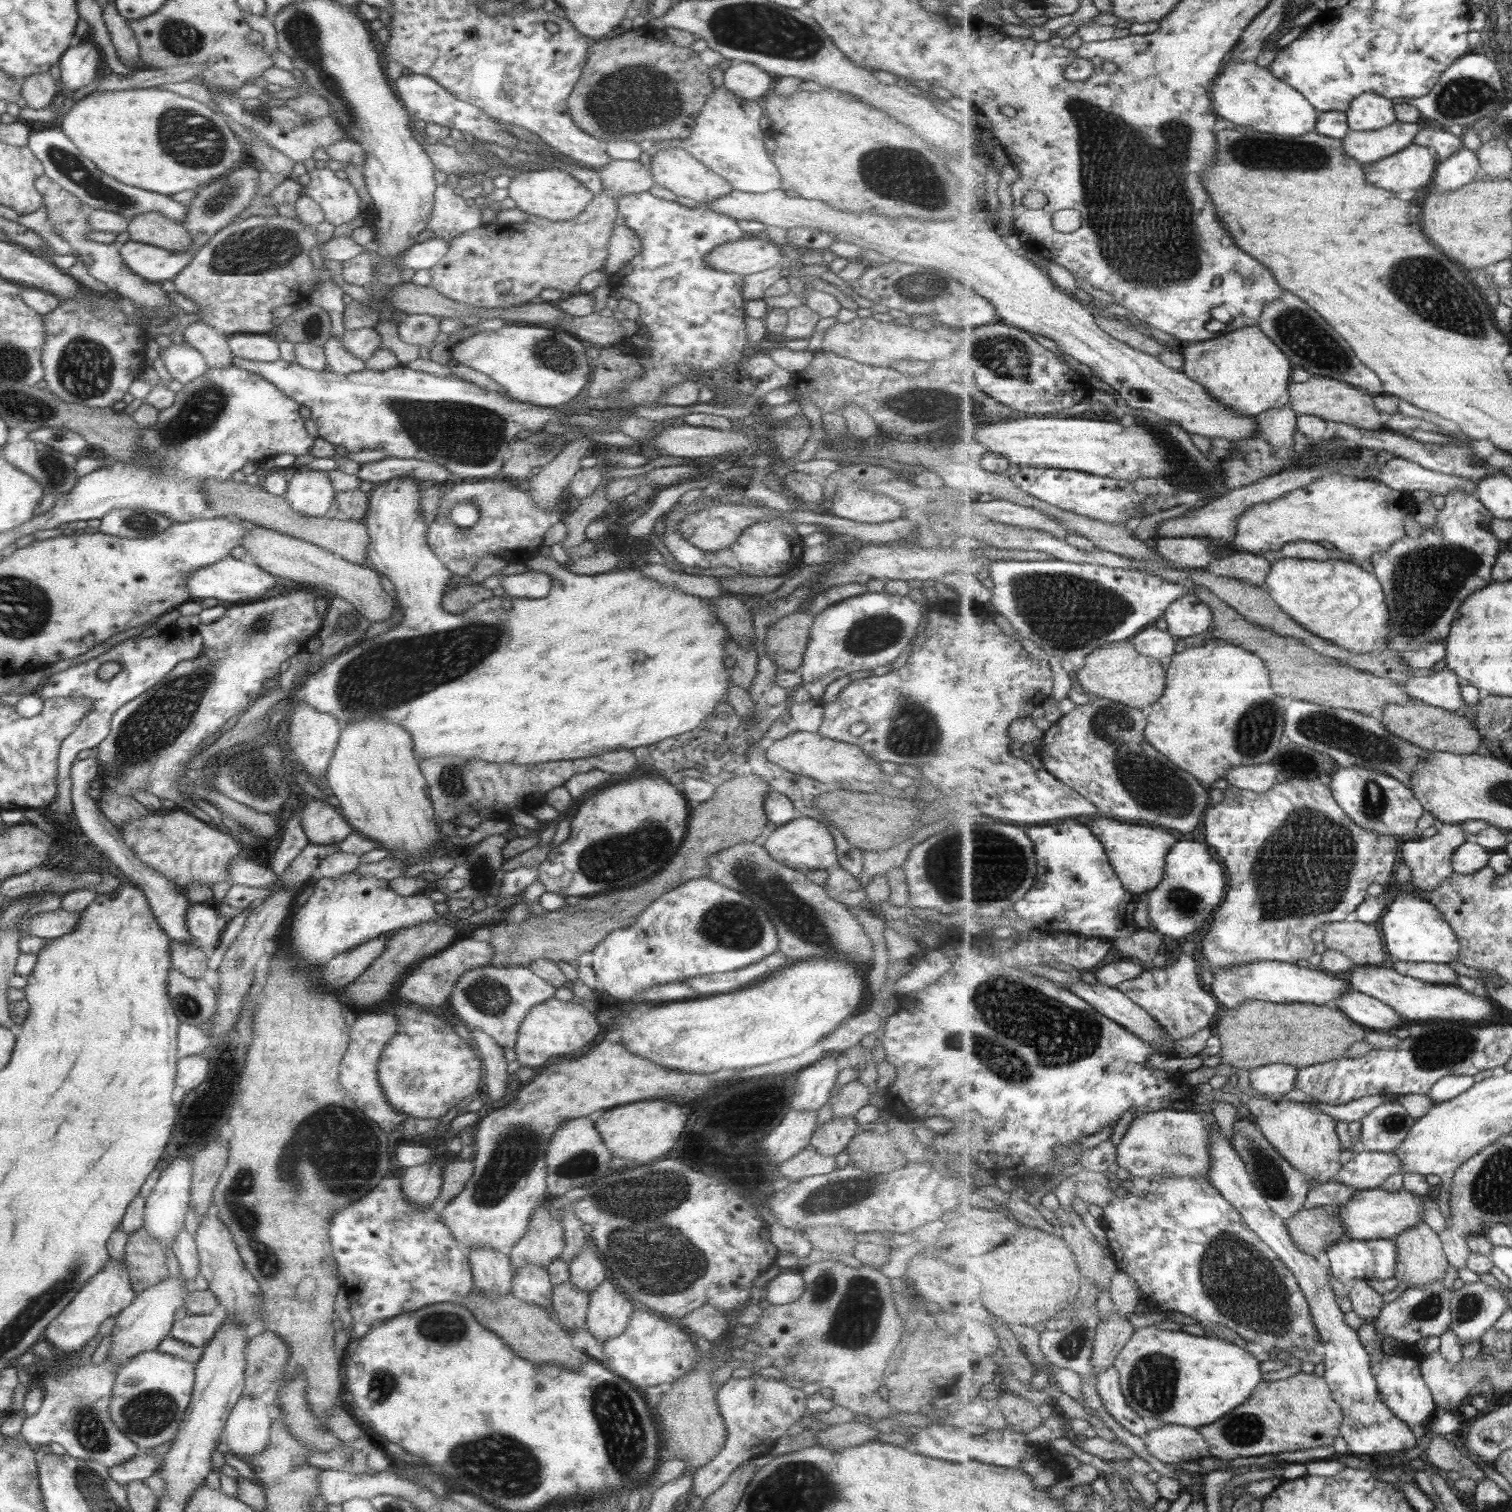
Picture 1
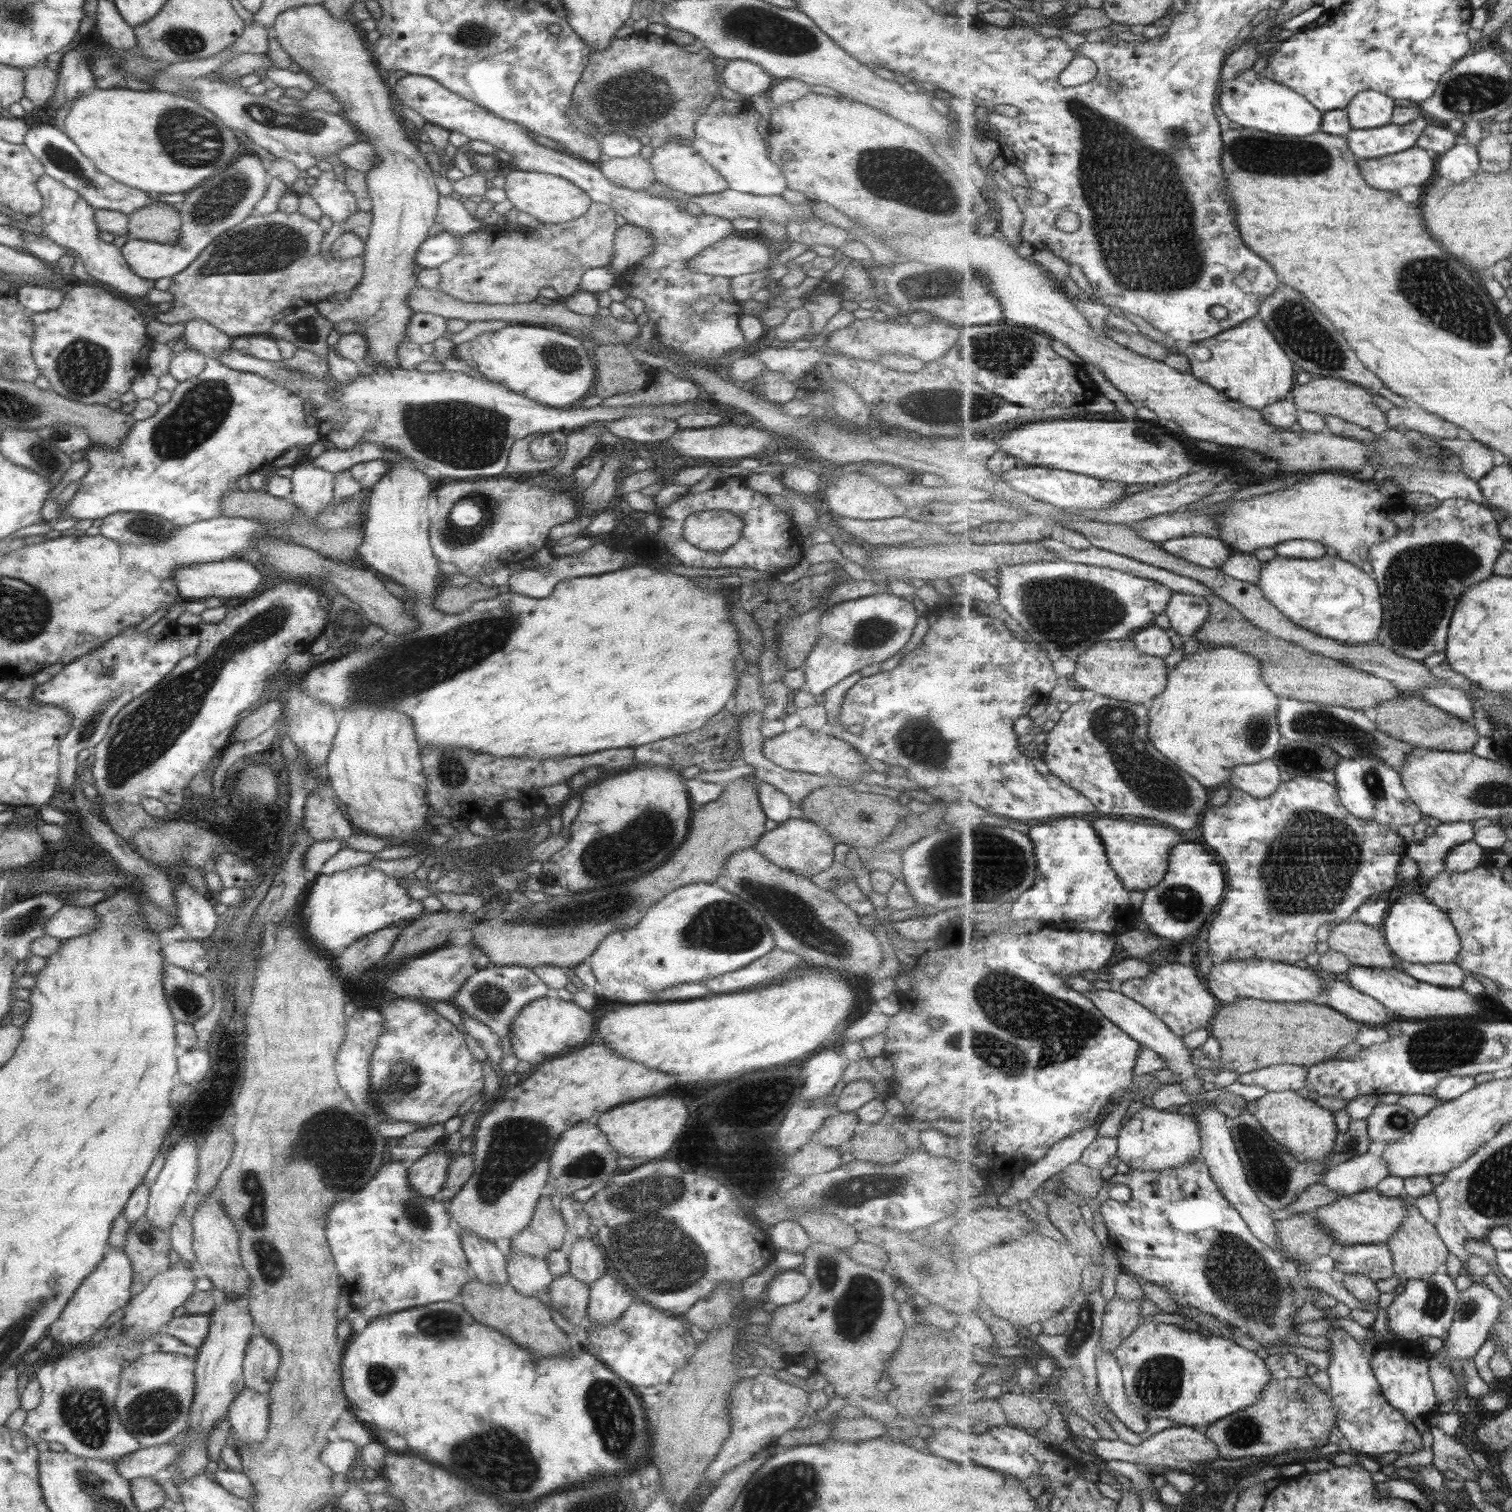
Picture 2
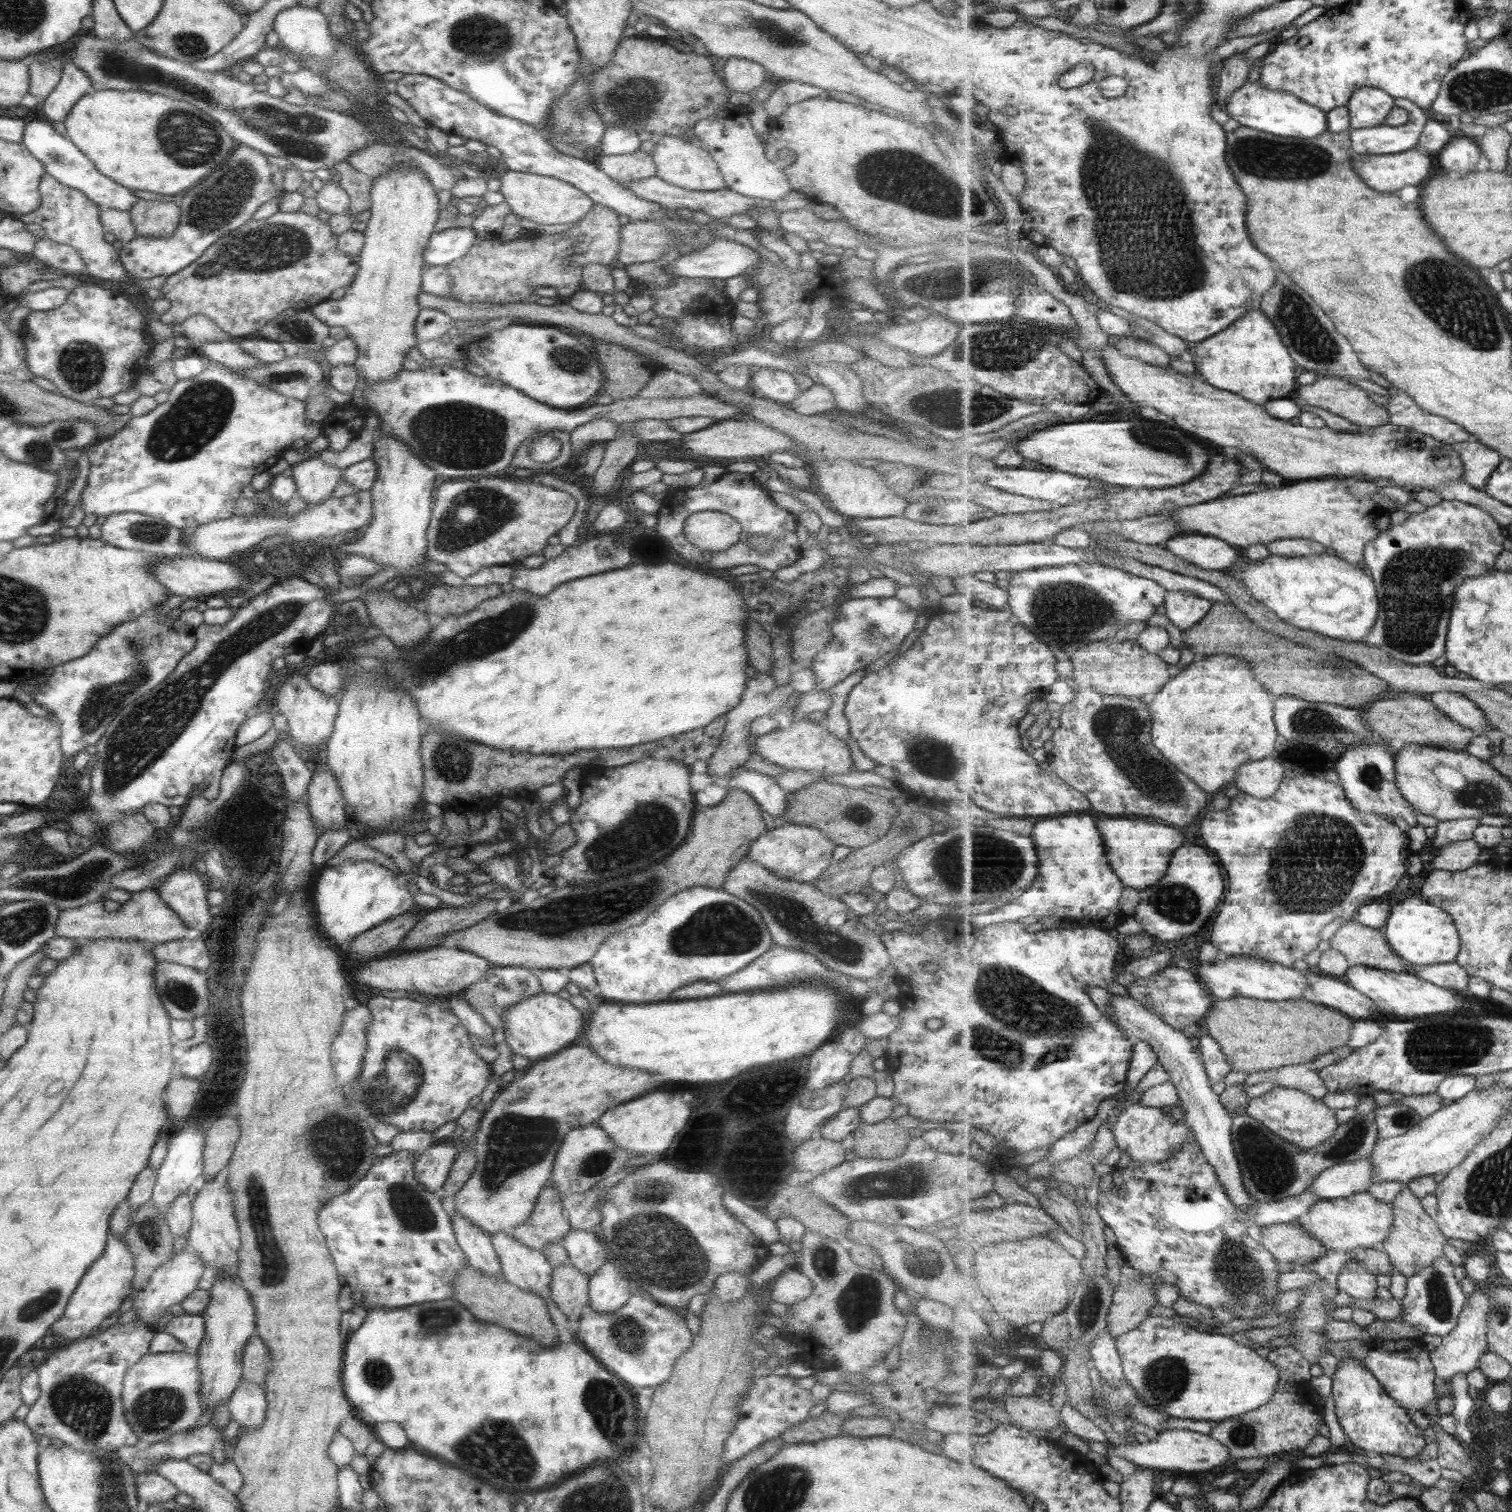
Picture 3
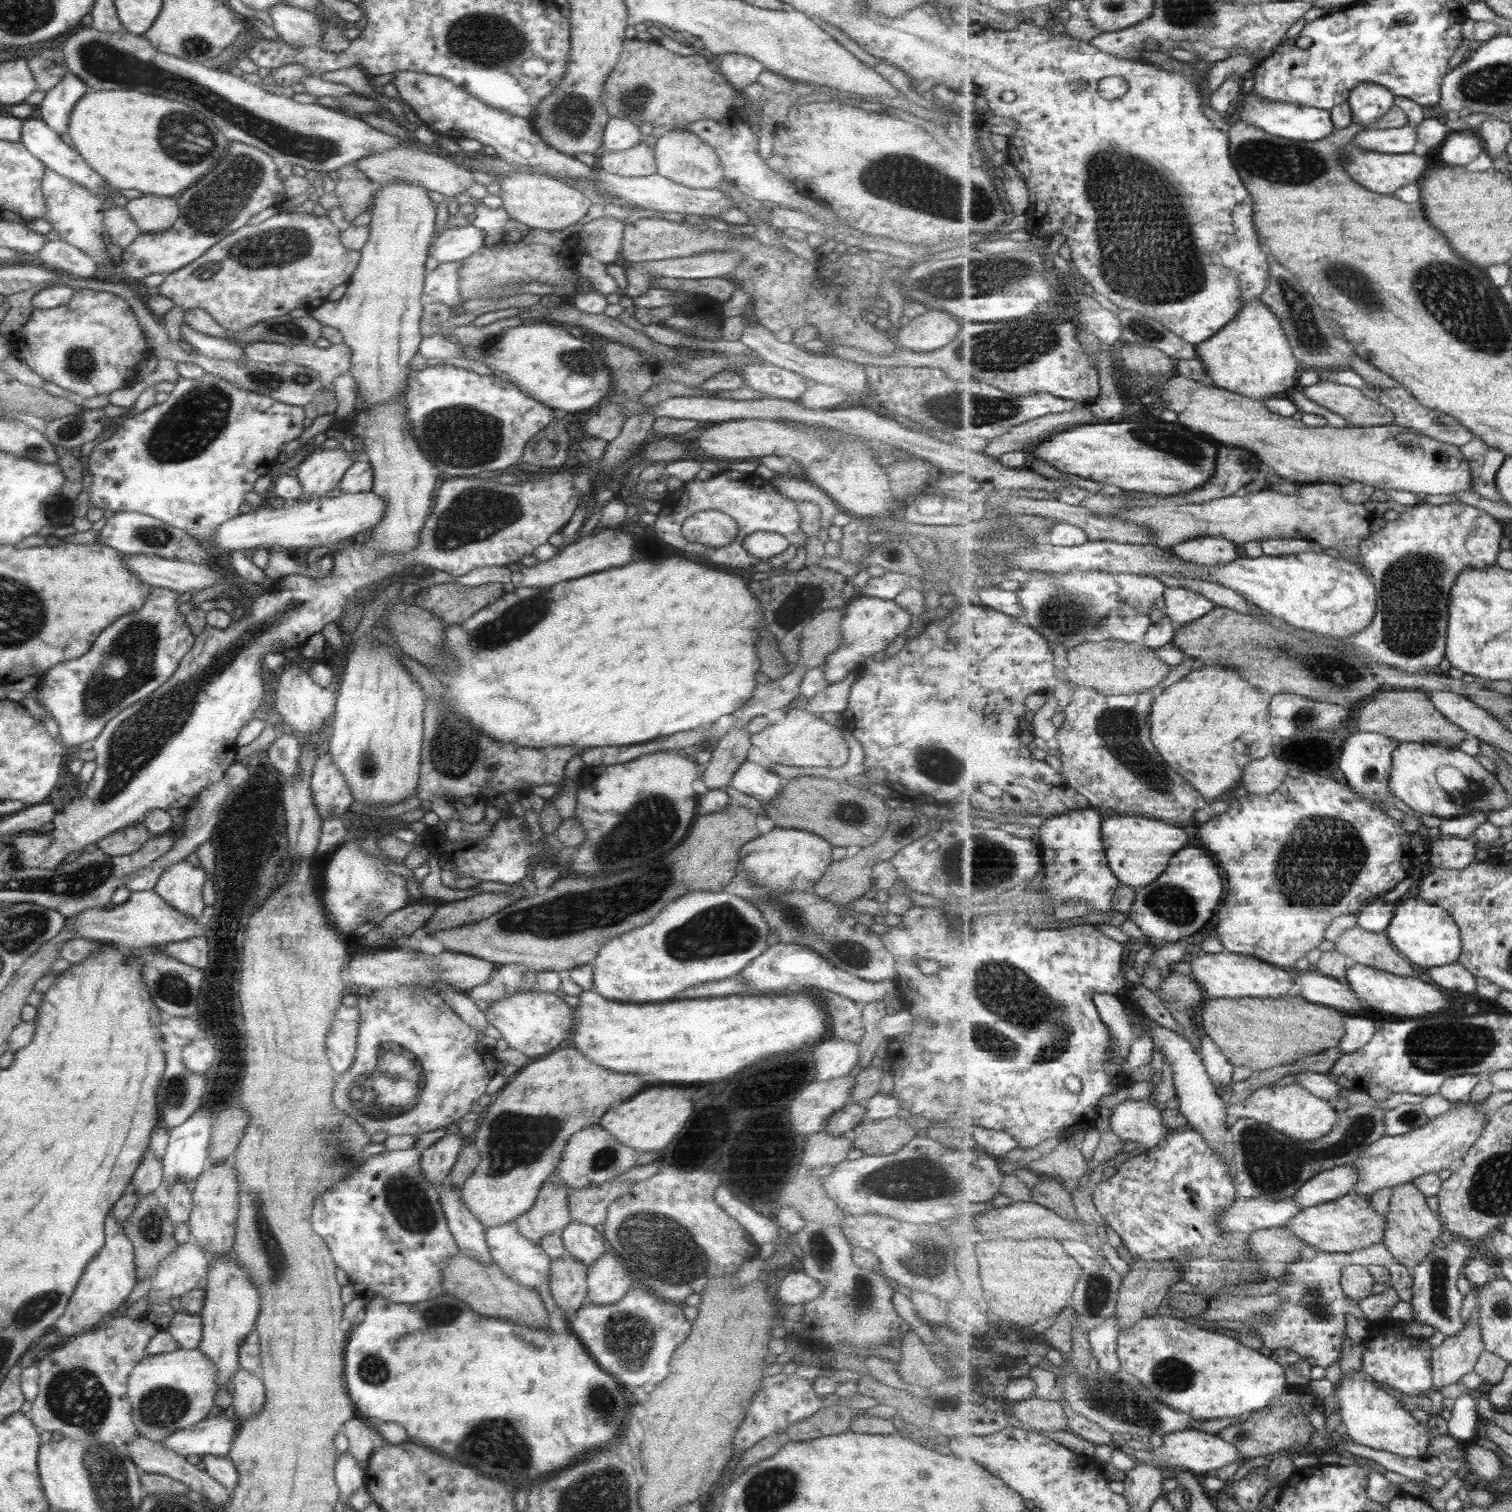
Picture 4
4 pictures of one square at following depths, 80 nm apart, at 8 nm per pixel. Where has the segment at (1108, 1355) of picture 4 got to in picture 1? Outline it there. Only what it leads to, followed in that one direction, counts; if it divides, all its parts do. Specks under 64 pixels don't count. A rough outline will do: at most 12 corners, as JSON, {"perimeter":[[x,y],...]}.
{"perimeter":[[1114,1366],[1100,1372],[1096,1389],[1119,1425],[1145,1436],[1149,1422],[1129,1406]]}

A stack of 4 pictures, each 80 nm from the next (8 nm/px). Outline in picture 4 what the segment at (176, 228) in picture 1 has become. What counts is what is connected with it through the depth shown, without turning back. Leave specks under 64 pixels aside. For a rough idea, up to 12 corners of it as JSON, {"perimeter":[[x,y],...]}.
{"perimeter":[[173,198],[130,199],[124,209],[143,234],[167,230]]}

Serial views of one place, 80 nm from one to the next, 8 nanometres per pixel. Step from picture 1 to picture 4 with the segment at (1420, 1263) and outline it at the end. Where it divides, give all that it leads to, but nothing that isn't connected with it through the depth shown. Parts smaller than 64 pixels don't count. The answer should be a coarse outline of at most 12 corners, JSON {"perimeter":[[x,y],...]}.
{"perimeter":[[1413,1182],[1394,1188],[1384,1244],[1413,1270],[1447,1231]]}

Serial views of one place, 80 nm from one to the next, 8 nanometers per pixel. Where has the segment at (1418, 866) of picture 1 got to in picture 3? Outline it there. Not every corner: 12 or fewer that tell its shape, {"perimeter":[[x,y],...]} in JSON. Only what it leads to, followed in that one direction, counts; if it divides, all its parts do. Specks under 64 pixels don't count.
{"perimeter":[[1485,819],[1441,821],[1437,836],[1418,856],[1433,862],[1437,850],[1474,839]]}

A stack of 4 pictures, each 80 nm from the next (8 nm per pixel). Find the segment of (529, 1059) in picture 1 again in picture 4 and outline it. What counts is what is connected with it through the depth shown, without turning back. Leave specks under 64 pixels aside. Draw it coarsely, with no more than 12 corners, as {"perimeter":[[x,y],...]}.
{"perimeter":[[554,993],[506,994],[486,1012],[508,1048],[545,1056],[570,1038]]}

